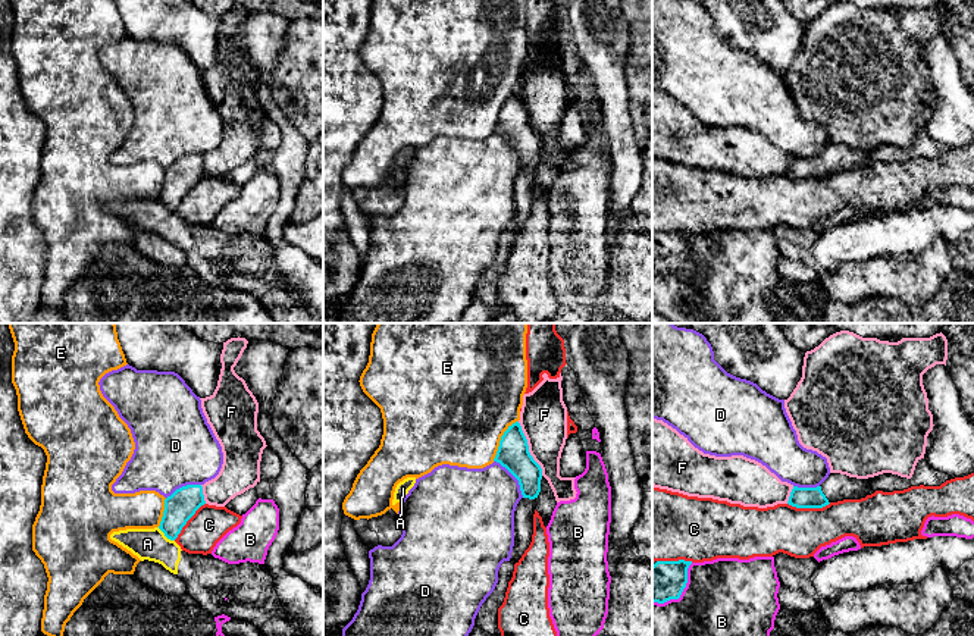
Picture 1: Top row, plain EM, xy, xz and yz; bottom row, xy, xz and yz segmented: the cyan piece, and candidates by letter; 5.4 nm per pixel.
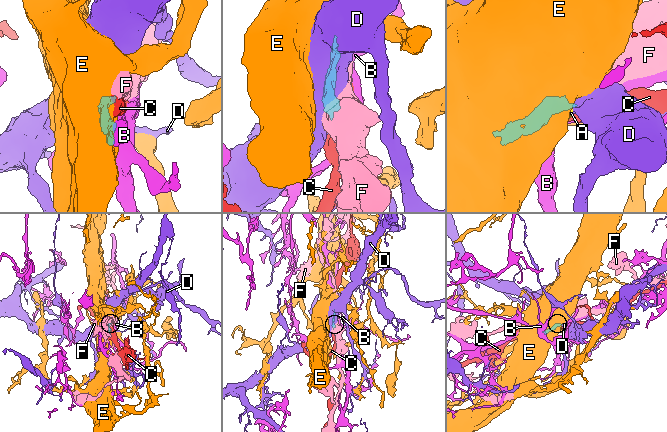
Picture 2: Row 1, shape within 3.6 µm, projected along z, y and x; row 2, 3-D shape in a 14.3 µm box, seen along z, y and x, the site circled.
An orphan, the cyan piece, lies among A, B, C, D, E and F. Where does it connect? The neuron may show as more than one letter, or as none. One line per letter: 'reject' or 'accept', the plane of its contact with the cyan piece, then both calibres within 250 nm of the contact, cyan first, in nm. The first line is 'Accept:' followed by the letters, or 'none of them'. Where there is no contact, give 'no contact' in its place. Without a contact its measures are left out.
Accept: none of them
A: reject; meets cyan in xy; 170 nm thick on the cyan side, 180 nm on the other
B: reject; meets cyan in yz; 220 nm thick on the cyan side, 500 nm on the other
C: reject; meets cyan in yz; 110 nm thick on the cyan side, 280 nm on the other
D: reject; meets cyan in xz; 180 nm thick on the cyan side, 400 nm on the other
E: reject; meets cyan in xz; 180 nm thick on the cyan side, 480 nm on the other
F: reject; meets cyan in xz; 180 nm thick on the cyan side, 260 nm on the other

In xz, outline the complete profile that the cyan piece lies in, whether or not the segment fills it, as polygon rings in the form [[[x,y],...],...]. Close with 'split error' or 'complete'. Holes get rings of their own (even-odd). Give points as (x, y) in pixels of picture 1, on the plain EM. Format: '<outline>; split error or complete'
[[[519,93],[508,97],[501,107],[494,132],[519,151],[523,166],[514,182],[514,217],[510,234],[516,235],[532,213],[533,185],[542,150],[542,140],[530,126],[527,110]]]; split error

